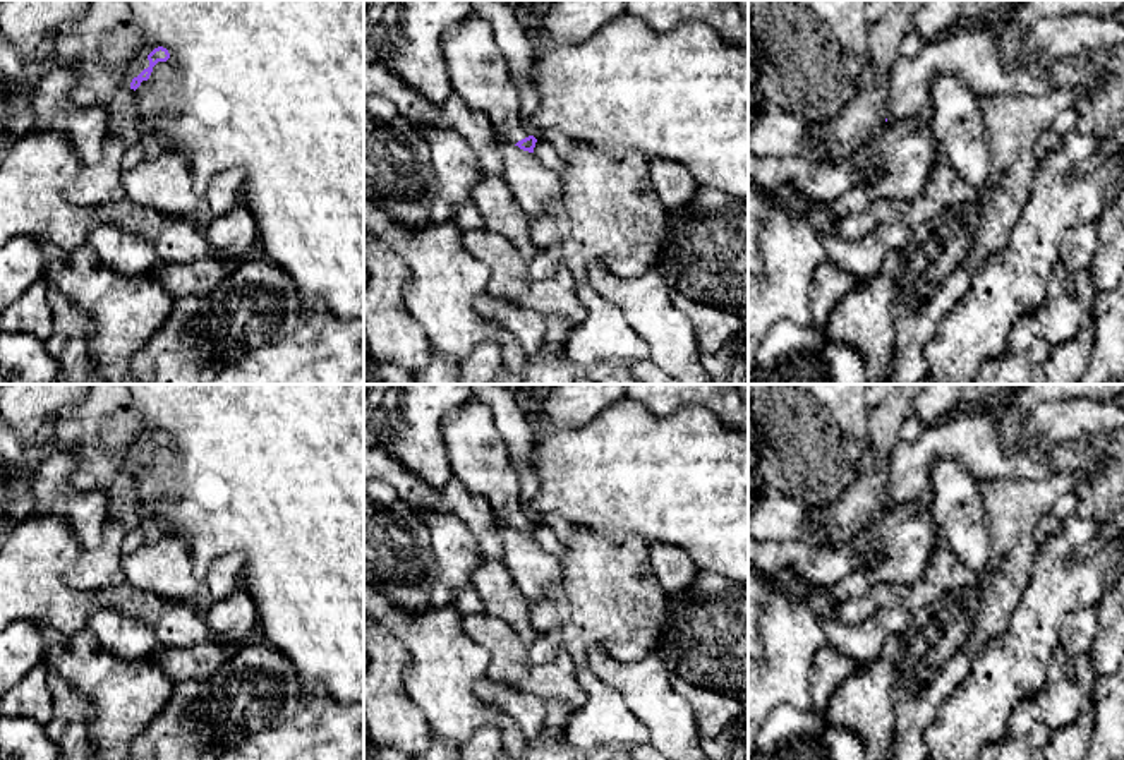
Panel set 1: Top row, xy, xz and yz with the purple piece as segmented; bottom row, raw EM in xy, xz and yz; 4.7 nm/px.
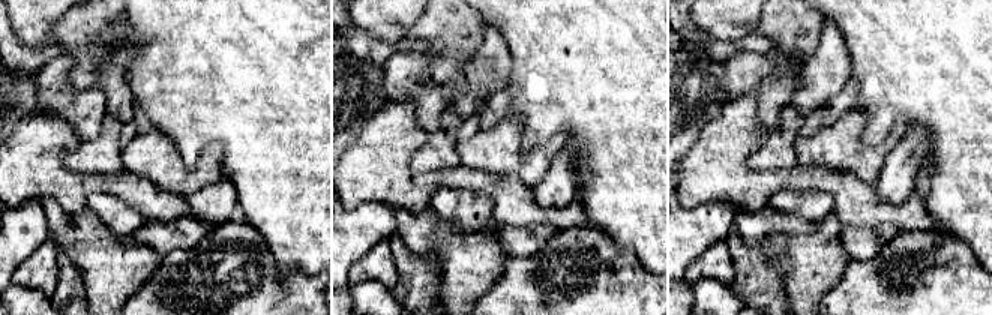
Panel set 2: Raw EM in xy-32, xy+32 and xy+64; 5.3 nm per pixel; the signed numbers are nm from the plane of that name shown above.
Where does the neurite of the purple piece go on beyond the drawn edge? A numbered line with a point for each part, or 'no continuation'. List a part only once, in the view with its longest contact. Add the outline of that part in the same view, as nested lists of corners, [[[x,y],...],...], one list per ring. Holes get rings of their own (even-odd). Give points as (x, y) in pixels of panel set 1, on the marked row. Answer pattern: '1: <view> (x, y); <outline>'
1: xy (124, 122); [[[148,57],[134,65],[124,77],[122,86],[103,103],[108,110],[108,136],[118,137],[127,148],[139,142],[142,124],[136,101],[136,91],[130,87],[134,77],[149,67]]]

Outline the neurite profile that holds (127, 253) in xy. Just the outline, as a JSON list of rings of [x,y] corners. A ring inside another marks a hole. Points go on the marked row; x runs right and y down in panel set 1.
[[[112,223],[94,226],[86,244],[103,262],[125,276],[146,274],[161,261],[151,240]]]

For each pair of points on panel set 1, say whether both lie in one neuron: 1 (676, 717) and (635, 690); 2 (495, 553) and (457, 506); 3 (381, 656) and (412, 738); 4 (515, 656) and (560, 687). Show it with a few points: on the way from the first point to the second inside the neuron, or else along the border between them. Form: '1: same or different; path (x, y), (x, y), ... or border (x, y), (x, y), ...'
1: same; path (666, 714), (646, 693)
2: same; path (489, 541), (489, 536), (469, 515)
3: same; path (383, 676), (383, 707), (393, 717)
4: same; path (520, 668), (531, 678), (548, 680)

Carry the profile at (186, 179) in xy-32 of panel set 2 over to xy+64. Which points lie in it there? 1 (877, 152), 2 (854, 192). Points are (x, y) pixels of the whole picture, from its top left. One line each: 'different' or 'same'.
1: same
2: different

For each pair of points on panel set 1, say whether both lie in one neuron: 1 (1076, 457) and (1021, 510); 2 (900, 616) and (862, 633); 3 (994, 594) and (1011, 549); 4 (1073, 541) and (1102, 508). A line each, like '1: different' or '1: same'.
1: different
2: same
3: same
4: different

